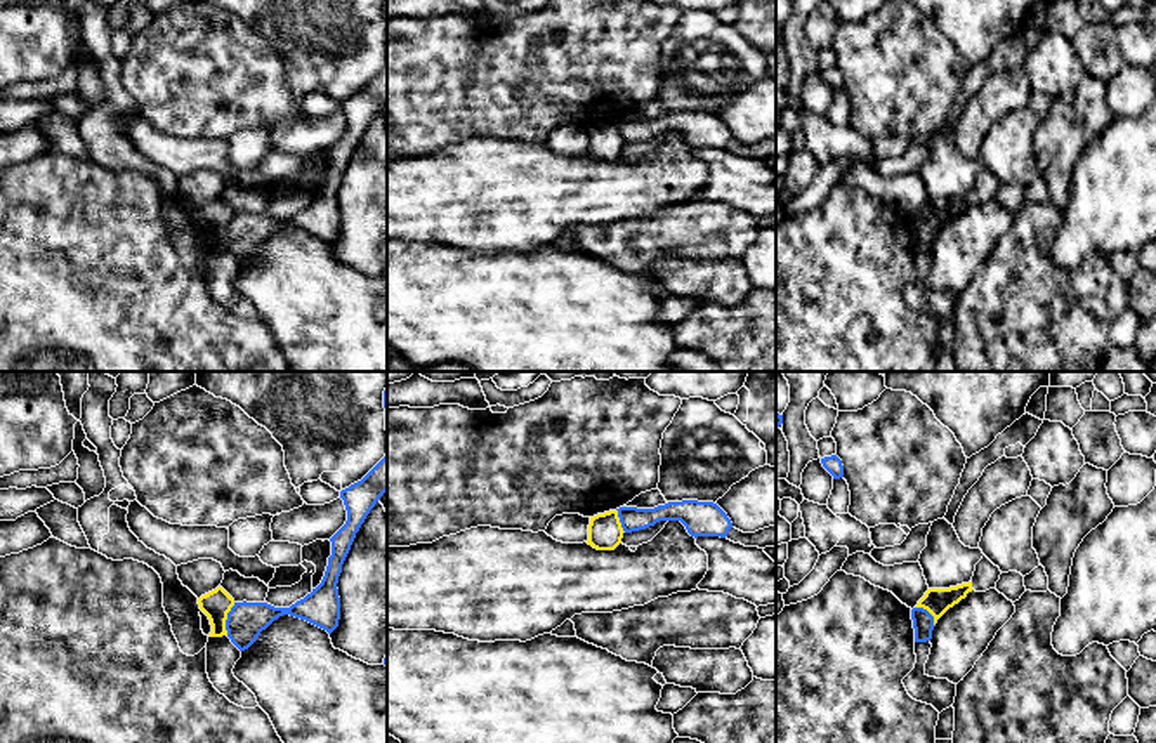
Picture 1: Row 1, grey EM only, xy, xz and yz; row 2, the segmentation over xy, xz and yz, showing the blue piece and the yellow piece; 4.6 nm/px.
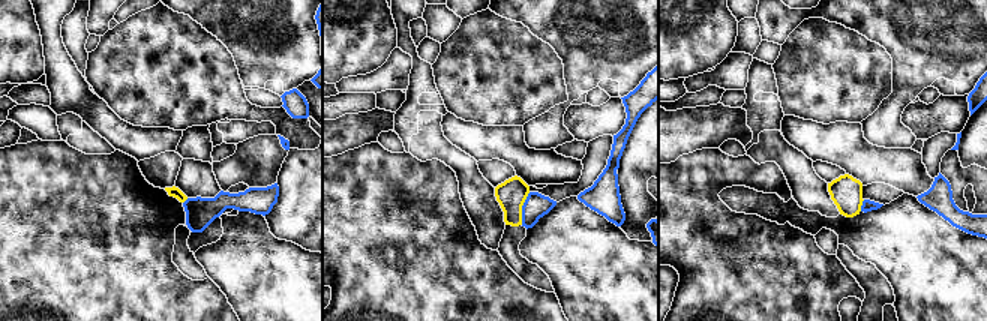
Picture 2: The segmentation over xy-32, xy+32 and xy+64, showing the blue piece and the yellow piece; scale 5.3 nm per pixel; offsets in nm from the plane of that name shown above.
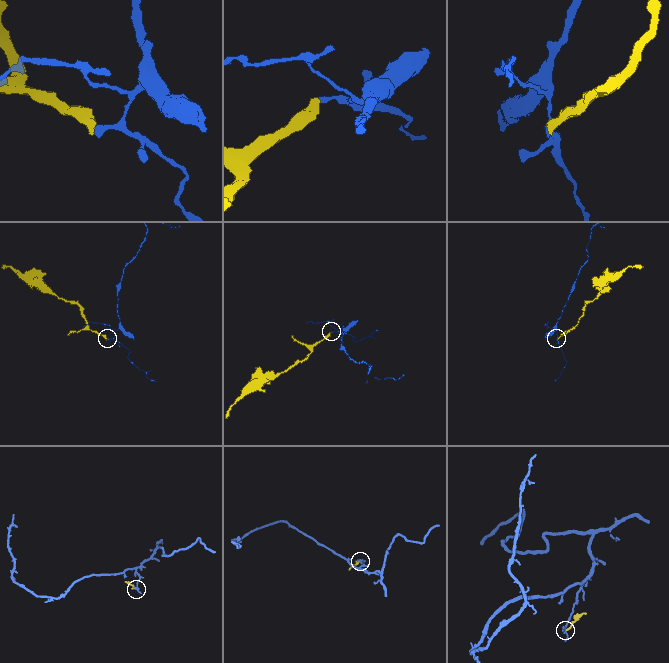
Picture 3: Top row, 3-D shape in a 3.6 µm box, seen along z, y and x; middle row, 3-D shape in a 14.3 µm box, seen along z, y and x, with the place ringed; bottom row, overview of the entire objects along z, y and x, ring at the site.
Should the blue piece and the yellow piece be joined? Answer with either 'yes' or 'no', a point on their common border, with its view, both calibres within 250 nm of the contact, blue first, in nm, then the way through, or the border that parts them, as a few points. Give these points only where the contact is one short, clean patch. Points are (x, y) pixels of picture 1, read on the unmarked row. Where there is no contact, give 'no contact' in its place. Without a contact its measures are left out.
no | xy (228, 230) | 170/140 nm | along xy (235, 214), (228, 224), (226, 245)

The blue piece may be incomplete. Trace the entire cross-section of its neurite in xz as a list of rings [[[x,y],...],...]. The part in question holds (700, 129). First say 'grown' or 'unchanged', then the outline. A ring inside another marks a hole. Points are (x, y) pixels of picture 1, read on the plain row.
unchanged | [[[682,111],[654,120],[620,118],[616,122],[625,144],[646,141],[660,132],[680,132],[694,149],[726,149],[732,139],[727,125],[713,113]]]

